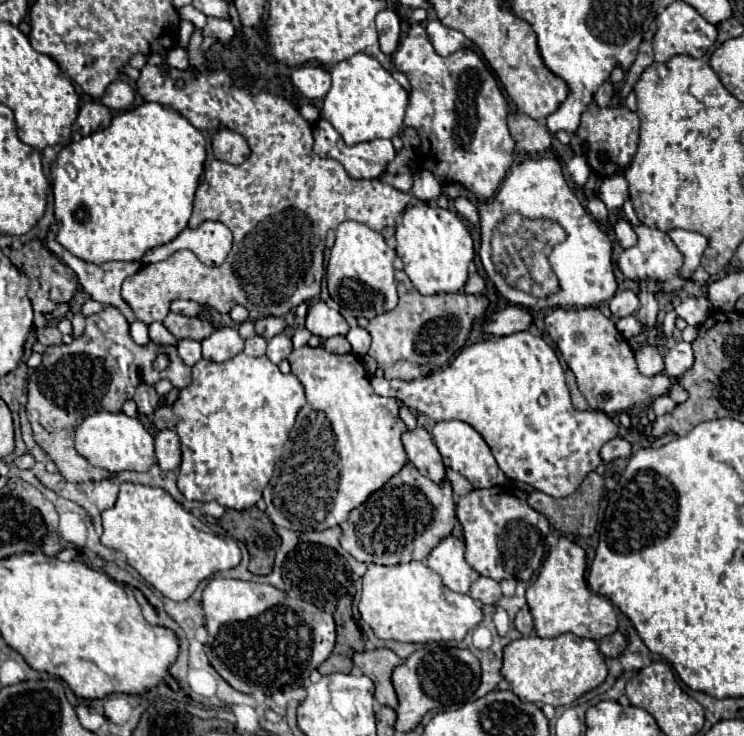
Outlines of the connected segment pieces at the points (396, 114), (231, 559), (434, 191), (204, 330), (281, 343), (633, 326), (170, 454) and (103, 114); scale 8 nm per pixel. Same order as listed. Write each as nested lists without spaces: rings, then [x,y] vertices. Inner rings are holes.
[[[359,52],[335,64],[331,68],[331,78],[331,90],[323,100],[323,118],[333,124],[347,146],[401,134],[407,108],[407,92],[375,58]]]
[[[123,482],[119,486],[119,498],[113,508],[103,512],[103,536],[101,542],[107,548],[115,548],[127,556],[127,562],[161,594],[171,600],[183,602],[187,600],[201,580],[213,576],[215,572],[223,572],[235,568],[241,562],[242,554],[237,542],[231,536],[217,536],[207,528],[201,530],[201,521],[185,510],[179,502],[173,500],[169,492],[155,486],[143,486],[133,482]]]
[[[419,170],[415,178],[415,198],[419,200],[435,200],[441,196],[441,182],[429,170]]]
[[[175,312],[167,314],[167,318],[163,320],[163,326],[177,340],[191,338],[191,340],[199,340],[201,342],[213,332],[213,326],[211,326],[209,320],[205,320],[205,318],[189,318],[189,316],[181,316],[181,314],[175,314]]]
[[[277,334],[275,338],[271,338],[267,342],[267,358],[273,362],[273,364],[279,364],[281,360],[285,360],[289,354],[293,352],[293,346],[291,346],[291,340],[287,334]]]
[[[625,316],[625,318],[617,320],[617,330],[629,340],[643,332],[643,324],[637,320],[637,316]]]
[[[161,430],[155,436],[155,456],[161,470],[177,470],[181,464],[179,436],[175,430]]]
[[[91,100],[85,102],[77,114],[77,126],[81,136],[89,136],[101,128],[107,128],[111,124],[111,110],[107,106],[103,106],[99,100]]]

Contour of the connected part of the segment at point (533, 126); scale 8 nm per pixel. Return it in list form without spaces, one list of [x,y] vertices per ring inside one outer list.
[[[509,114],[509,130],[517,150],[527,154],[545,154],[551,148],[551,132],[539,120],[523,114]]]

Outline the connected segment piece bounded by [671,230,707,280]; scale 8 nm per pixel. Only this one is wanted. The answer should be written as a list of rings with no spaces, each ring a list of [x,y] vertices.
[[[671,230],[671,232],[677,232],[677,248],[681,248],[681,254],[685,256],[685,262],[681,268],[681,278],[691,280],[693,272],[699,266],[701,254],[707,248],[707,240],[705,240],[705,236],[697,234],[697,232],[687,232],[687,230]]]

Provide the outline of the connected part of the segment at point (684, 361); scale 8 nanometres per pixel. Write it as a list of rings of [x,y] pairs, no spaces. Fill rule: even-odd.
[[[677,342],[665,356],[665,374],[669,378],[679,378],[693,366],[693,360],[695,356],[691,350],[691,344]]]

